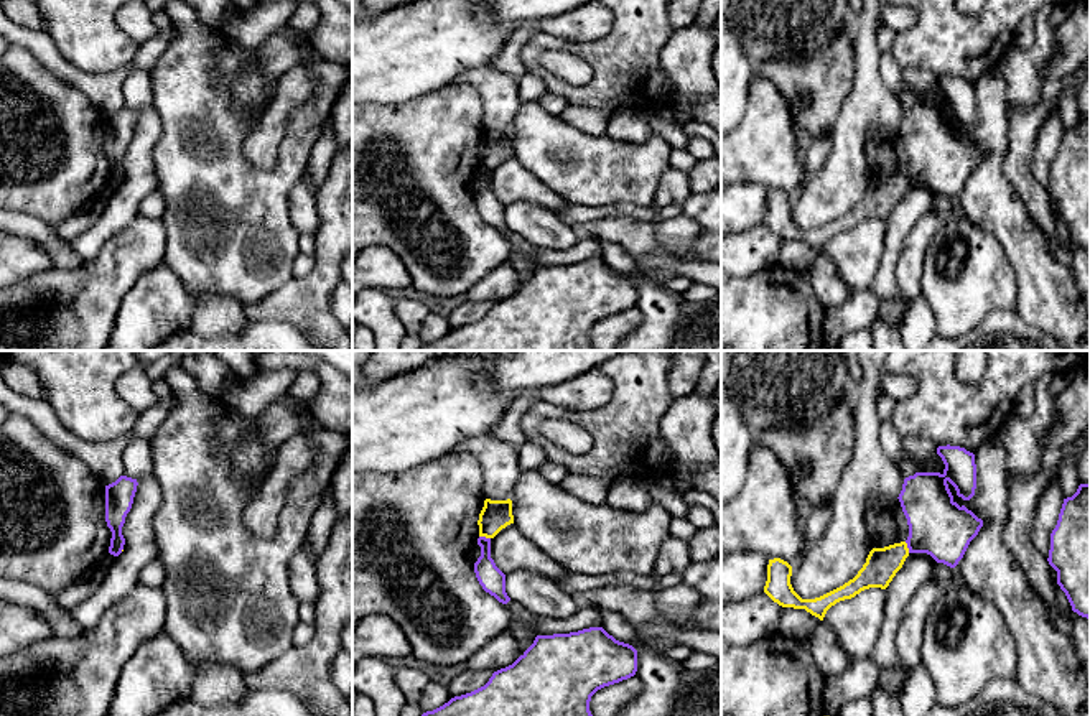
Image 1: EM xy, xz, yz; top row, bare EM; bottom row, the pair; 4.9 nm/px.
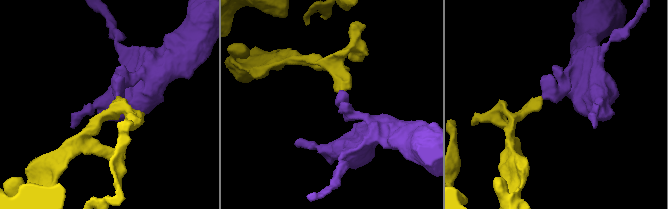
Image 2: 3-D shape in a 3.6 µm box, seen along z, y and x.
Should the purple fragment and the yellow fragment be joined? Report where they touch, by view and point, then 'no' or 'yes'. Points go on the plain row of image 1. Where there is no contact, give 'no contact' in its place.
contact xz (484, 168); no

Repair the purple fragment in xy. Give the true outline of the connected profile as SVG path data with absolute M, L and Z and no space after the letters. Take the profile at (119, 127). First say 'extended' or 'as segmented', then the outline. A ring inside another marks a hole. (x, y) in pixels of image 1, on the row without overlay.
as segmented; M120 107L115 114L105 117L105 153L112 163L109 184L114 188L119 188L125 176L122 158L132 140L137 117L137 110L127 107Z

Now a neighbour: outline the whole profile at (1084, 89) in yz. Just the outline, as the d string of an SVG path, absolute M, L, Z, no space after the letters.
M1082 77L1080 81L1077 105L1080 109L1080 115L1090 115L1090 77Z

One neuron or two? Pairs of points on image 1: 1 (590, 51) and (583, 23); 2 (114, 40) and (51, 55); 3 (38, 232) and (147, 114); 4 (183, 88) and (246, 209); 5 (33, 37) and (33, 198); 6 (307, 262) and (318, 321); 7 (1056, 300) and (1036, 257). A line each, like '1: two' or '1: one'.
1: two
2: two
3: two
4: one
5: two
6: two
7: one

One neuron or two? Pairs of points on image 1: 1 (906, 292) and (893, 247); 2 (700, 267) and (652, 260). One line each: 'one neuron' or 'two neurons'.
1: two neurons
2: one neuron

